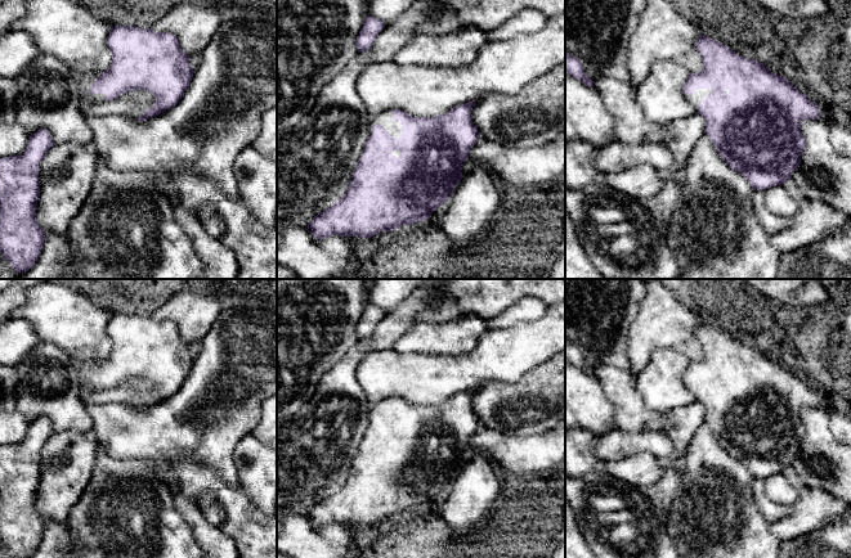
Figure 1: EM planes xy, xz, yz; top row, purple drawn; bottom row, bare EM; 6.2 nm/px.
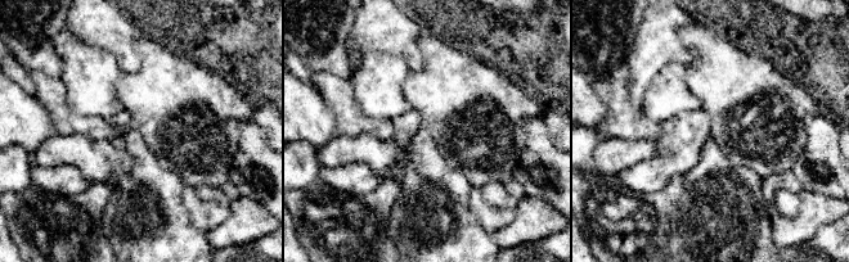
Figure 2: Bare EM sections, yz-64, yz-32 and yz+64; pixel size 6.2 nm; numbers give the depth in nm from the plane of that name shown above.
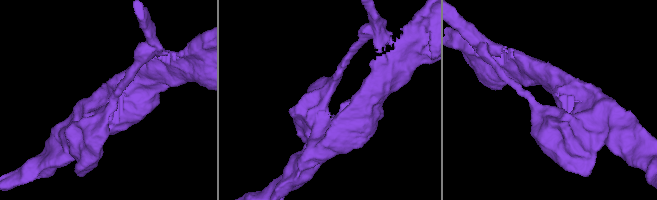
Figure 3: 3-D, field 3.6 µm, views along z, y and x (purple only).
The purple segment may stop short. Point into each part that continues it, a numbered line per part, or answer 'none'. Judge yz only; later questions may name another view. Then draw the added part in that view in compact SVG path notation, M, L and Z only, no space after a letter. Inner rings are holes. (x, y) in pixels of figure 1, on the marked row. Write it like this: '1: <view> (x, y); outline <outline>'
1: yz (699, 95); outline M697 89L694 94L685 94L690 104L694 107L695 113L698 112L698 104L702 103L708 94L711 94L711 89Z

